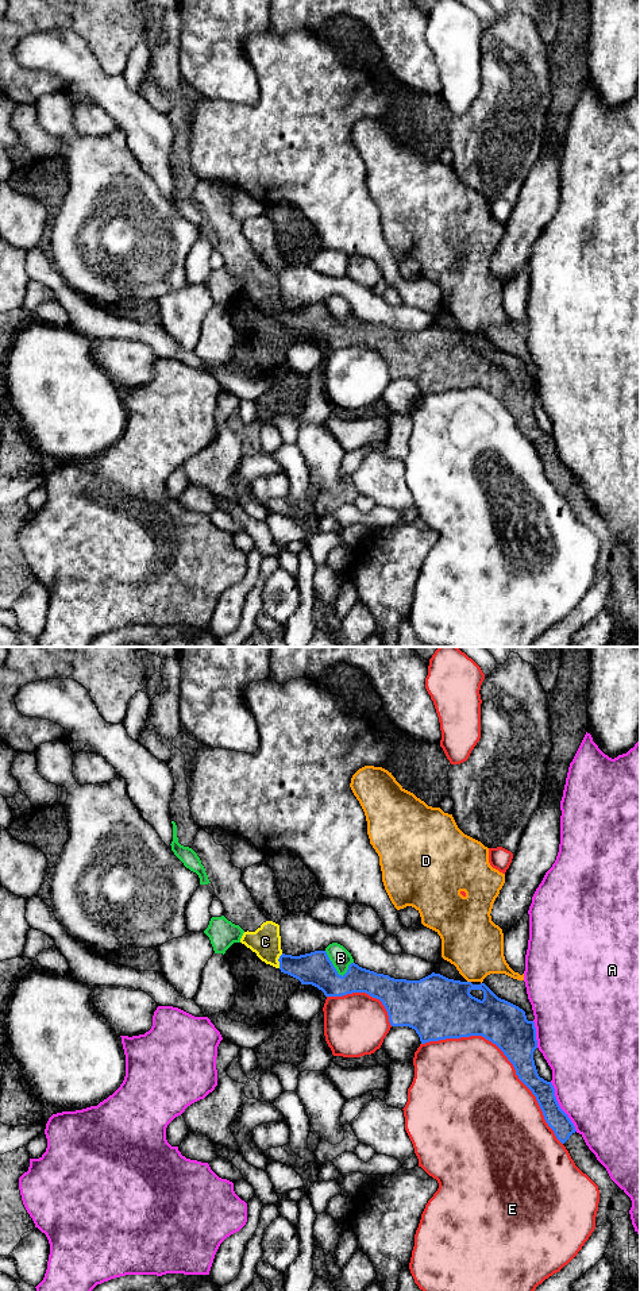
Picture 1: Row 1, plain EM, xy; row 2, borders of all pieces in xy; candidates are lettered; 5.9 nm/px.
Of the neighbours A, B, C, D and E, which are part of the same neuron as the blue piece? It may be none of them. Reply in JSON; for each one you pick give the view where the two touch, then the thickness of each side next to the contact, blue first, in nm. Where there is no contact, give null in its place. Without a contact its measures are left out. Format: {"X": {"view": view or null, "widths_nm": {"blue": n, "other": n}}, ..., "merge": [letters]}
{"C": {"view": "xy", "widths_nm": {"blue": 200, "other": 180}}, "merge": ["C"]}

